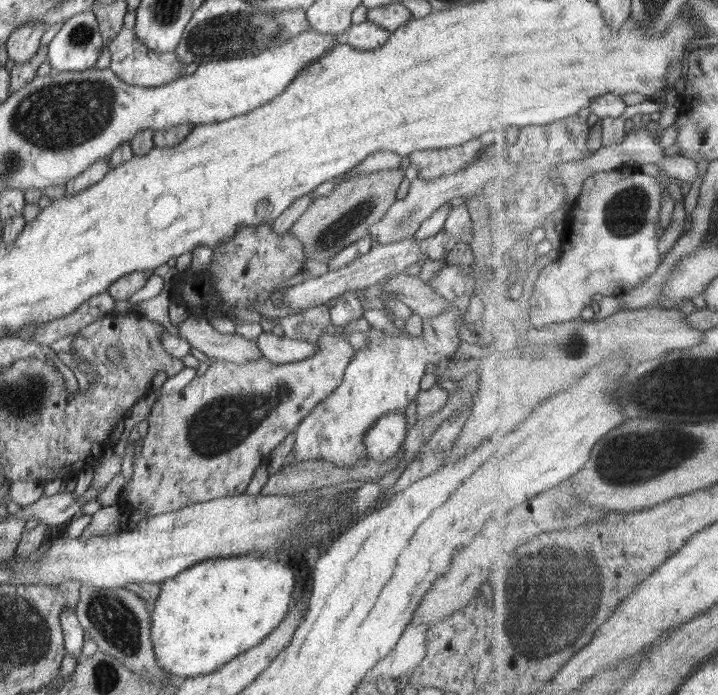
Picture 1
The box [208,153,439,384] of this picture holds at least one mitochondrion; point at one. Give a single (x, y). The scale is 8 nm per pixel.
(331, 235)

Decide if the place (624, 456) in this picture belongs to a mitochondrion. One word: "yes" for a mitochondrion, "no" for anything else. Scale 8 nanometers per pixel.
yes

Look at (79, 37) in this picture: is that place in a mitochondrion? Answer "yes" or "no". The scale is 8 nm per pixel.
yes

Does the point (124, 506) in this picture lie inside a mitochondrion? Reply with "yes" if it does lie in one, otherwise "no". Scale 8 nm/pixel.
no

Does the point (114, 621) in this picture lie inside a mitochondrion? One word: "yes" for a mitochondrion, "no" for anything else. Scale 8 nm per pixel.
yes

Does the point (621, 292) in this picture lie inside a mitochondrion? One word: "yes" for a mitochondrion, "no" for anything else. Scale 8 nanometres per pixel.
no

